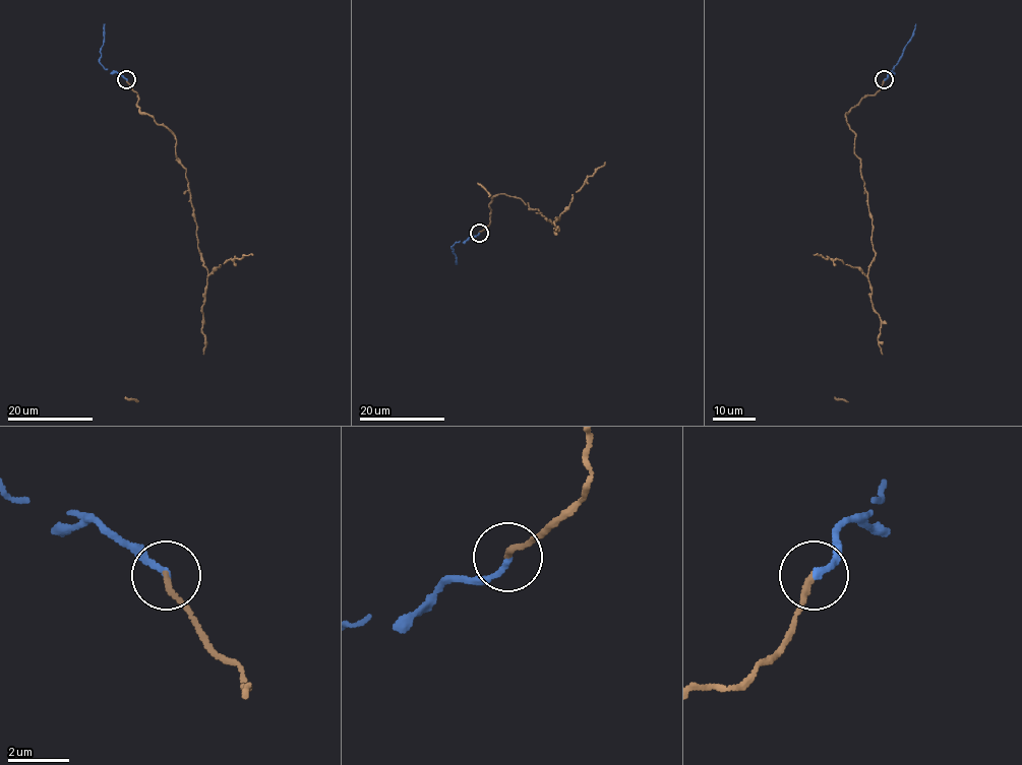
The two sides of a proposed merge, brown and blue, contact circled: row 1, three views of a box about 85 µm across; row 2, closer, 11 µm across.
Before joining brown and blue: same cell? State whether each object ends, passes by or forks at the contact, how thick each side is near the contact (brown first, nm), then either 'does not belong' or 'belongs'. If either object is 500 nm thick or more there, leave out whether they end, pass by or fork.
brown ends | blue ends | 200/200 nm | belongs

